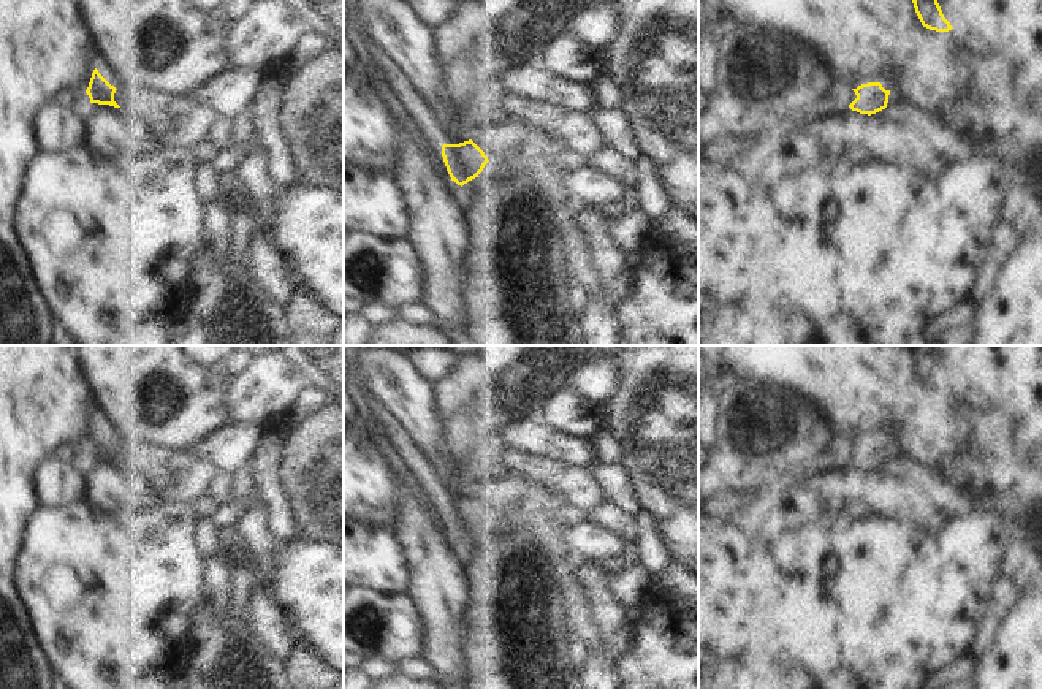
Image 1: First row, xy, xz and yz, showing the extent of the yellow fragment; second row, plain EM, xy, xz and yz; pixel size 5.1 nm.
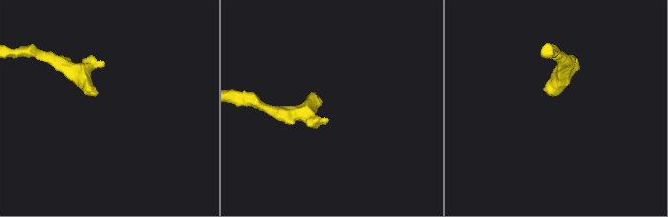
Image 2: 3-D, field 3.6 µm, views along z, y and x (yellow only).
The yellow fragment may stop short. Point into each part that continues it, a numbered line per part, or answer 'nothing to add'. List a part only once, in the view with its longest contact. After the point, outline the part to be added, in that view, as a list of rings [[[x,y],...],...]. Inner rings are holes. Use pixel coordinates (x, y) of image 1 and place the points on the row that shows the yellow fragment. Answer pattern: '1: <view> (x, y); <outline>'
1: xz (510, 141); [[[527,112],[496,114],[472,141],[497,173],[531,176],[557,212],[565,236],[569,272],[588,298],[600,299],[603,284],[588,252],[588,241],[569,212],[569,177],[562,152],[567,144],[535,128]]]

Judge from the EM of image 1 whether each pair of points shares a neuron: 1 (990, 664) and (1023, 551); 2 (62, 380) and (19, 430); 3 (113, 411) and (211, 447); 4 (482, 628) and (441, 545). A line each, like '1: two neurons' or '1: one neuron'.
1: two neurons
2: one neuron
3: two neurons
4: two neurons

